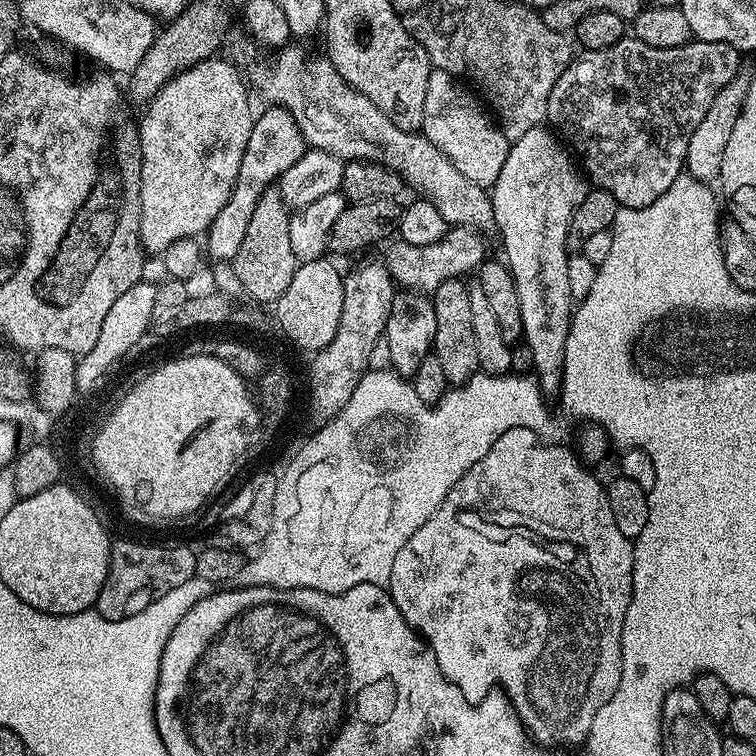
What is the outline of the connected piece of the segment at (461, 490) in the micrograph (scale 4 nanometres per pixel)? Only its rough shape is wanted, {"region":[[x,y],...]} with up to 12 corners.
{"region":[[506,430],[386,587],[471,704],[587,741],[633,541]]}

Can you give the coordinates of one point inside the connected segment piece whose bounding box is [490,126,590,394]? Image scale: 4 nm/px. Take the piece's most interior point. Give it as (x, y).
(534, 199)

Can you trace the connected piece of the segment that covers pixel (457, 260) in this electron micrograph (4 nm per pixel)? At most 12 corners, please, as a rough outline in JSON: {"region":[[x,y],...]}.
{"region":[[449,227],[430,246],[388,252],[401,289],[431,294],[475,273],[483,231]]}

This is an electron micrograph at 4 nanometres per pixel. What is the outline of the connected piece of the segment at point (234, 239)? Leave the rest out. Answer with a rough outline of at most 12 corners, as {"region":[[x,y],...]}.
{"region":[[268,106],[226,206],[206,233],[207,255],[235,260],[258,198],[302,158],[302,130]]}

